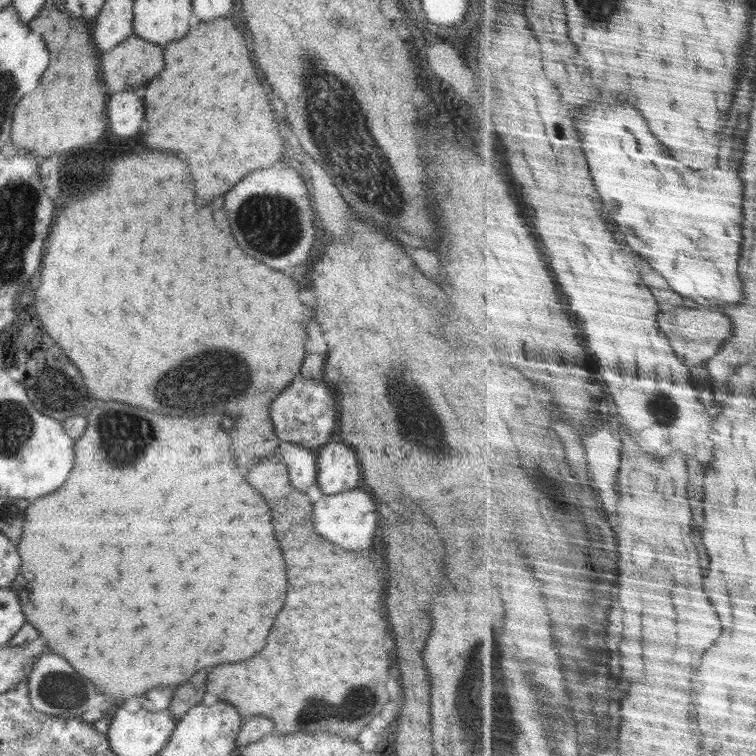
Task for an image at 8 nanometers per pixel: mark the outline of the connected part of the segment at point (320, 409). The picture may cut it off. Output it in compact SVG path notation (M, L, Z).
M294 378L269 406L269 416L274 432L280 441L296 443L302 447L316 448L332 440L336 426L336 389L323 379Z

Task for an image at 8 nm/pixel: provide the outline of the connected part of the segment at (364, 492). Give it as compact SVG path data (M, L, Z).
M354 488L336 495L322 496L312 504L315 530L322 538L342 546L346 550L366 550L371 547L374 536L379 533L382 517L374 503L373 493L369 489Z

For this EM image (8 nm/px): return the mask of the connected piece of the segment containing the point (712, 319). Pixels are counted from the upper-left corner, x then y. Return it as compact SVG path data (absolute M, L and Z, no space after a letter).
M690 308L690 310L680 310L680 312L662 312L660 314L660 326L664 332L670 336L672 346L676 346L676 352L684 359L688 366L696 367L706 362L708 358L714 358L728 338L734 334L734 322L720 310L710 310L710 308Z

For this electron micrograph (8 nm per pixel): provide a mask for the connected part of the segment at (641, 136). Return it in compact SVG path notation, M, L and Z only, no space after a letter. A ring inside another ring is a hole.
M598 98L598 104L582 116L580 132L596 186L628 236L628 244L666 274L672 288L683 297L712 308L744 302L740 260L746 200L738 174L734 174L732 190L730 172L722 168L700 172L680 164L654 136L638 108L628 104L608 106Z

